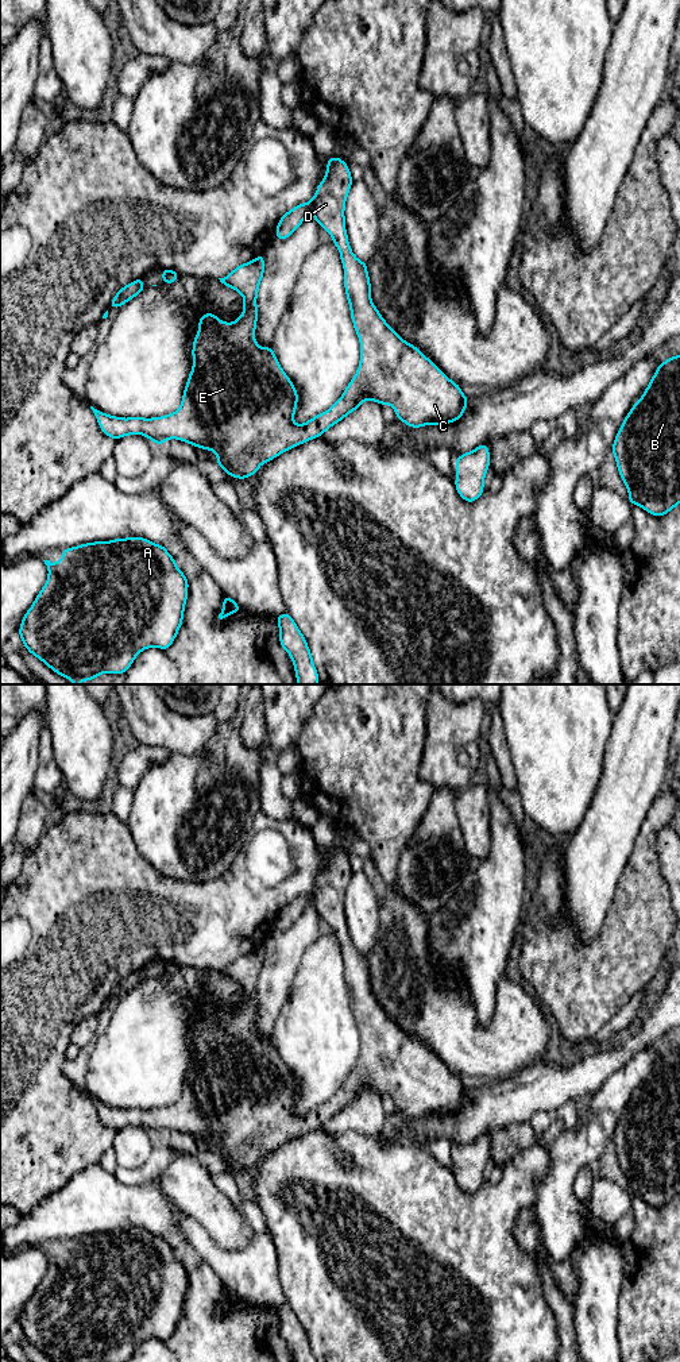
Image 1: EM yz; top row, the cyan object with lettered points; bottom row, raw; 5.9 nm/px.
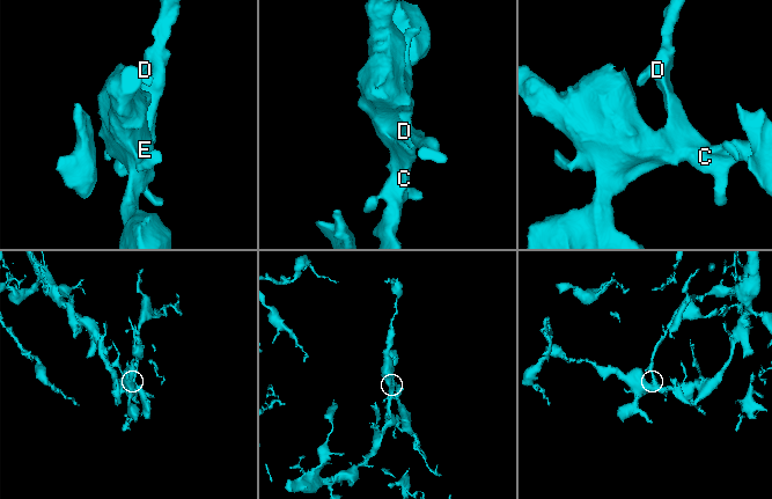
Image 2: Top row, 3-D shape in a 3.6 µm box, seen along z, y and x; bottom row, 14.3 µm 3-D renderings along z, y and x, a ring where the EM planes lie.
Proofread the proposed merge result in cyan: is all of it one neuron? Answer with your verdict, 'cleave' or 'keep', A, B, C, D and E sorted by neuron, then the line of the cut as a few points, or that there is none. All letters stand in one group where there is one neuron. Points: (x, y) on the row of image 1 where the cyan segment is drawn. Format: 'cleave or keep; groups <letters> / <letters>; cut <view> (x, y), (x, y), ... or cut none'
keep; groups A B C D E; cut none

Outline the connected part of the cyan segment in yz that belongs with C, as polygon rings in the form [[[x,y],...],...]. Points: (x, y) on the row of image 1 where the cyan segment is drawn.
[[[331,157],[327,163],[327,174],[318,184],[314,197],[305,204],[300,204],[286,212],[278,221],[275,236],[286,240],[305,220],[308,213],[313,213],[320,227],[325,228],[335,246],[340,251],[340,259],[344,266],[344,288],[349,302],[351,319],[353,328],[360,340],[360,364],[355,377],[345,387],[344,394],[327,412],[314,416],[305,424],[297,425],[293,416],[297,410],[298,393],[290,378],[282,370],[273,346],[262,348],[255,342],[255,328],[258,321],[256,297],[259,282],[264,274],[264,256],[260,254],[248,263],[239,265],[224,278],[219,278],[223,285],[239,292],[243,298],[243,315],[233,323],[221,321],[217,315],[205,313],[198,321],[198,333],[193,339],[193,369],[189,374],[181,406],[171,414],[152,418],[143,417],[115,417],[105,414],[93,406],[97,423],[107,436],[117,440],[128,435],[144,435],[147,439],[161,445],[169,439],[178,439],[202,450],[210,450],[217,455],[217,464],[228,474],[237,479],[246,479],[254,475],[259,467],[275,459],[278,455],[291,450],[310,439],[316,439],[327,432],[332,425],[341,421],[345,416],[359,408],[363,401],[376,401],[380,406],[389,404],[394,408],[397,418],[412,428],[424,425],[445,425],[457,421],[467,409],[468,397],[465,397],[457,383],[451,381],[430,359],[428,359],[416,346],[405,342],[380,316],[371,301],[371,283],[367,265],[359,261],[348,243],[345,231],[345,200],[353,180],[348,165],[341,158]]]

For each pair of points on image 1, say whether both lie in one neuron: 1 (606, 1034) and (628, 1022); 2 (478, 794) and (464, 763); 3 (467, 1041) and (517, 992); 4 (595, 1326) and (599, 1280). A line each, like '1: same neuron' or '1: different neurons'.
1: same neuron
2: different neurons
3: same neuron
4: same neuron

